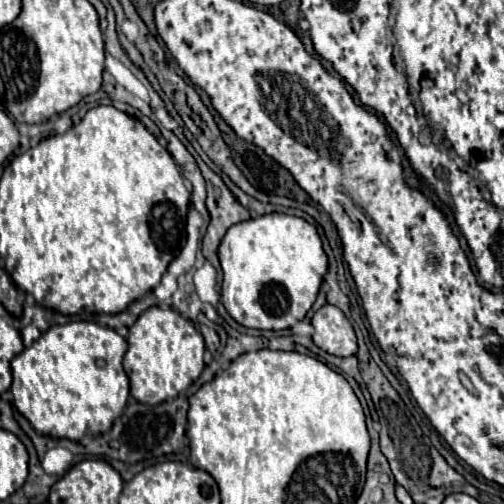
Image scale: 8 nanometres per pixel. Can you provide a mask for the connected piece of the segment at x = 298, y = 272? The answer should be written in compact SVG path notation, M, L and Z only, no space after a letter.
M268 213L258 215L248 221L242 221L240 225L232 225L228 233L224 235L224 241L220 241L218 259L224 271L222 281L222 303L226 311L244 327L252 329L290 329L296 321L304 319L308 309L318 297L322 279L328 271L328 255L322 249L322 239L314 225L308 221L284 215L284 213Z

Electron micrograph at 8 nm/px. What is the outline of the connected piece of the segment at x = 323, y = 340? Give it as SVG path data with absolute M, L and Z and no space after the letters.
M334 305L320 307L312 317L312 325L314 325L312 339L322 351L336 357L350 357L358 351L354 329L338 307Z

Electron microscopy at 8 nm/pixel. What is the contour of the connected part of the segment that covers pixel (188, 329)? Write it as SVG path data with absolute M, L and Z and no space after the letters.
M150 307L130 327L128 351L124 355L124 369L130 379L130 395L140 403L156 405L178 397L188 389L204 369L204 339L192 321L184 319L174 309Z

